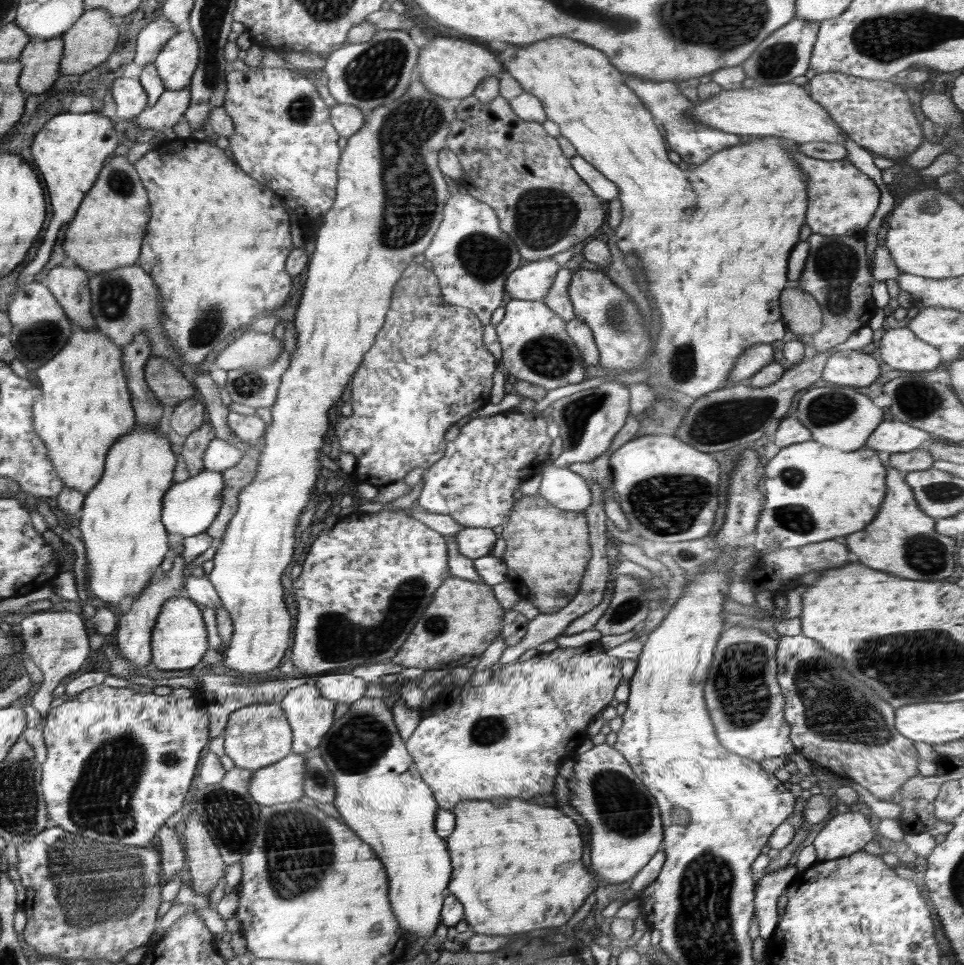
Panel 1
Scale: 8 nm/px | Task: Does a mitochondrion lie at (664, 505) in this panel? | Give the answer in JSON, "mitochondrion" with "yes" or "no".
{"mitochondrion":"yes"}

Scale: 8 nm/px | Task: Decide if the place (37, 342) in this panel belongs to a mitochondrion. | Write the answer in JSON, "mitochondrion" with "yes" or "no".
{"mitochondrion":"yes"}

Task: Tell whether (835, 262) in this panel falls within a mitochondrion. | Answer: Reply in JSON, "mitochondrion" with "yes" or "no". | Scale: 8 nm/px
{"mitochondrion":"yes"}

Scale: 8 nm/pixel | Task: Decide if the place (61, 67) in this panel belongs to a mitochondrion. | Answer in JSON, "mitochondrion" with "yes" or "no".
{"mitochondrion":"no"}

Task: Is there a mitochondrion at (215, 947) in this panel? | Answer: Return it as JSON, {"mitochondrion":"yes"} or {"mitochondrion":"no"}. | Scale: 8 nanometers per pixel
{"mitochondrion":"no"}

